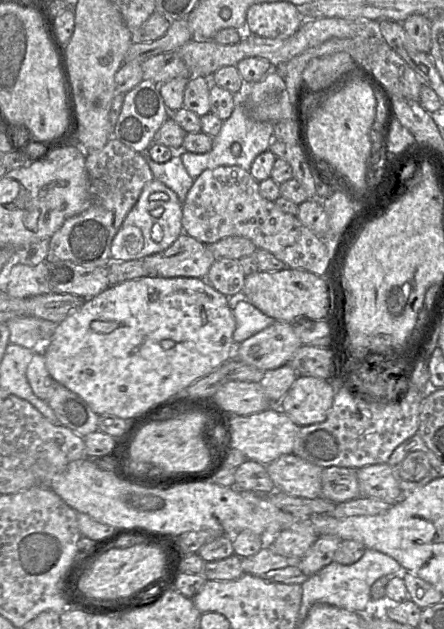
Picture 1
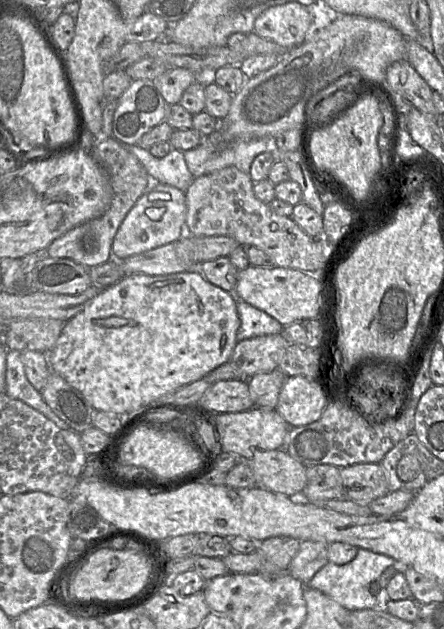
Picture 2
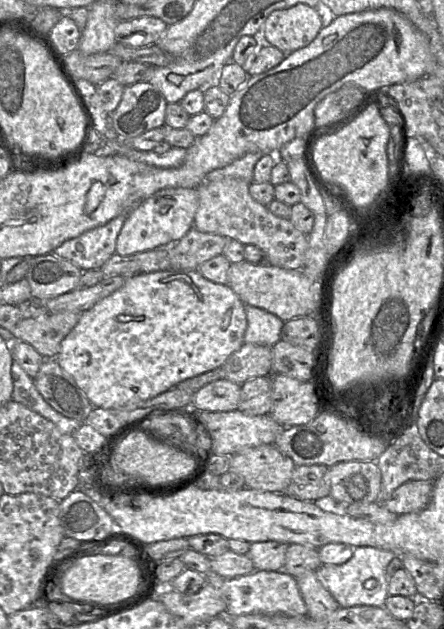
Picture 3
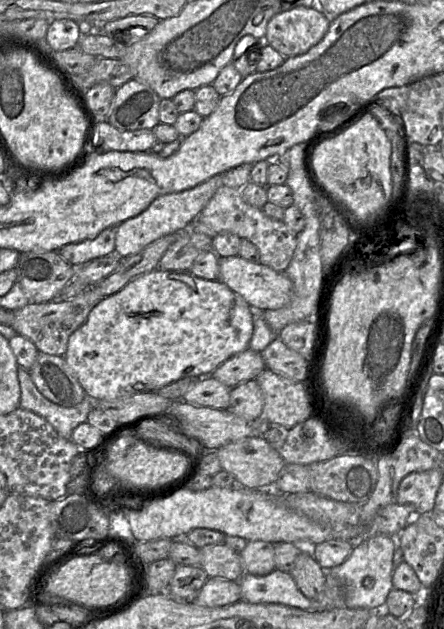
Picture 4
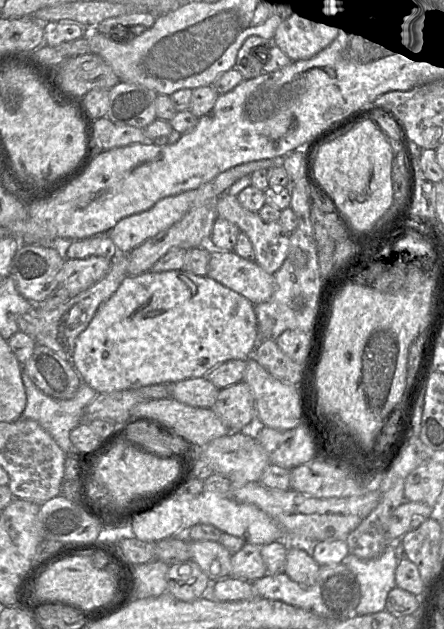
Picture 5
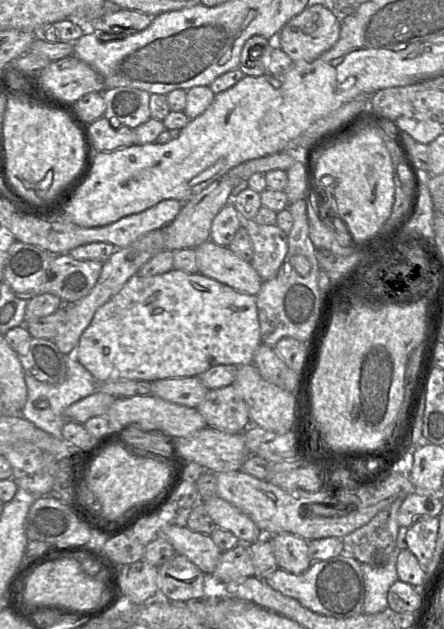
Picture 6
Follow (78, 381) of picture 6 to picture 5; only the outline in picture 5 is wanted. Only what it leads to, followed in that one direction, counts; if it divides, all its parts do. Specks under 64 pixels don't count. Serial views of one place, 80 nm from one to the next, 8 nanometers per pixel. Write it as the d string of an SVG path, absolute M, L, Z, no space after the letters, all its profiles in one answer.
M22 369L21 377L26 391L26 406L23 417L36 421L67 454L76 454L77 449L71 442L70 433L84 420L84 410L90 402L97 396L97 392L88 384L82 382L78 392L72 399L59 400L44 394L30 379L27 372Z

